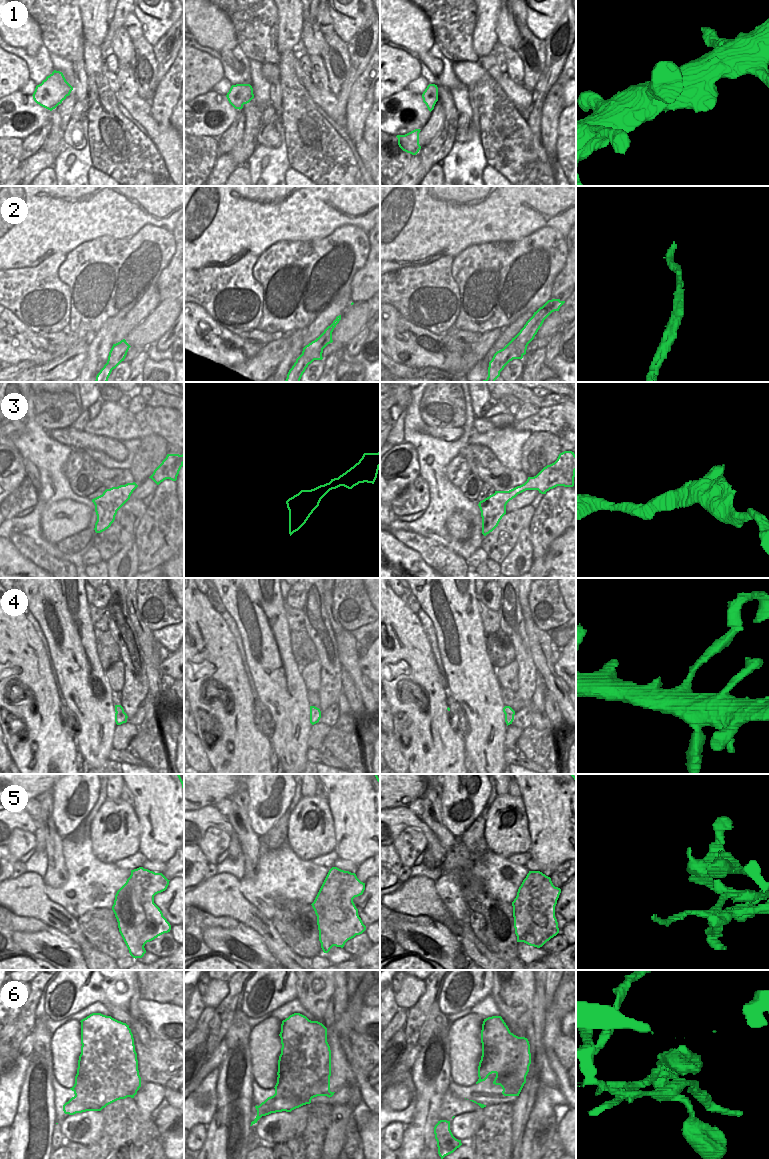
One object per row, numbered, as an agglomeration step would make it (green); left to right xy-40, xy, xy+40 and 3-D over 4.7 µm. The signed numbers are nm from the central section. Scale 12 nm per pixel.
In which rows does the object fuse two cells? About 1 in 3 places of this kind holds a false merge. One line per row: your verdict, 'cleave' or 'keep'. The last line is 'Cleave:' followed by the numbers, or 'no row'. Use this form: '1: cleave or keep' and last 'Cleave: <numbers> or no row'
1: keep
2: cleave
3: keep
4: cleave
5: cleave
6: keep
Cleave: 2, 4, 5

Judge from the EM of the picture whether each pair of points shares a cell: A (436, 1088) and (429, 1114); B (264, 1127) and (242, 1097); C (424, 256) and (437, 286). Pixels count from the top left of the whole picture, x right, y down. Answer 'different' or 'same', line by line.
A: same
B: different
C: different

